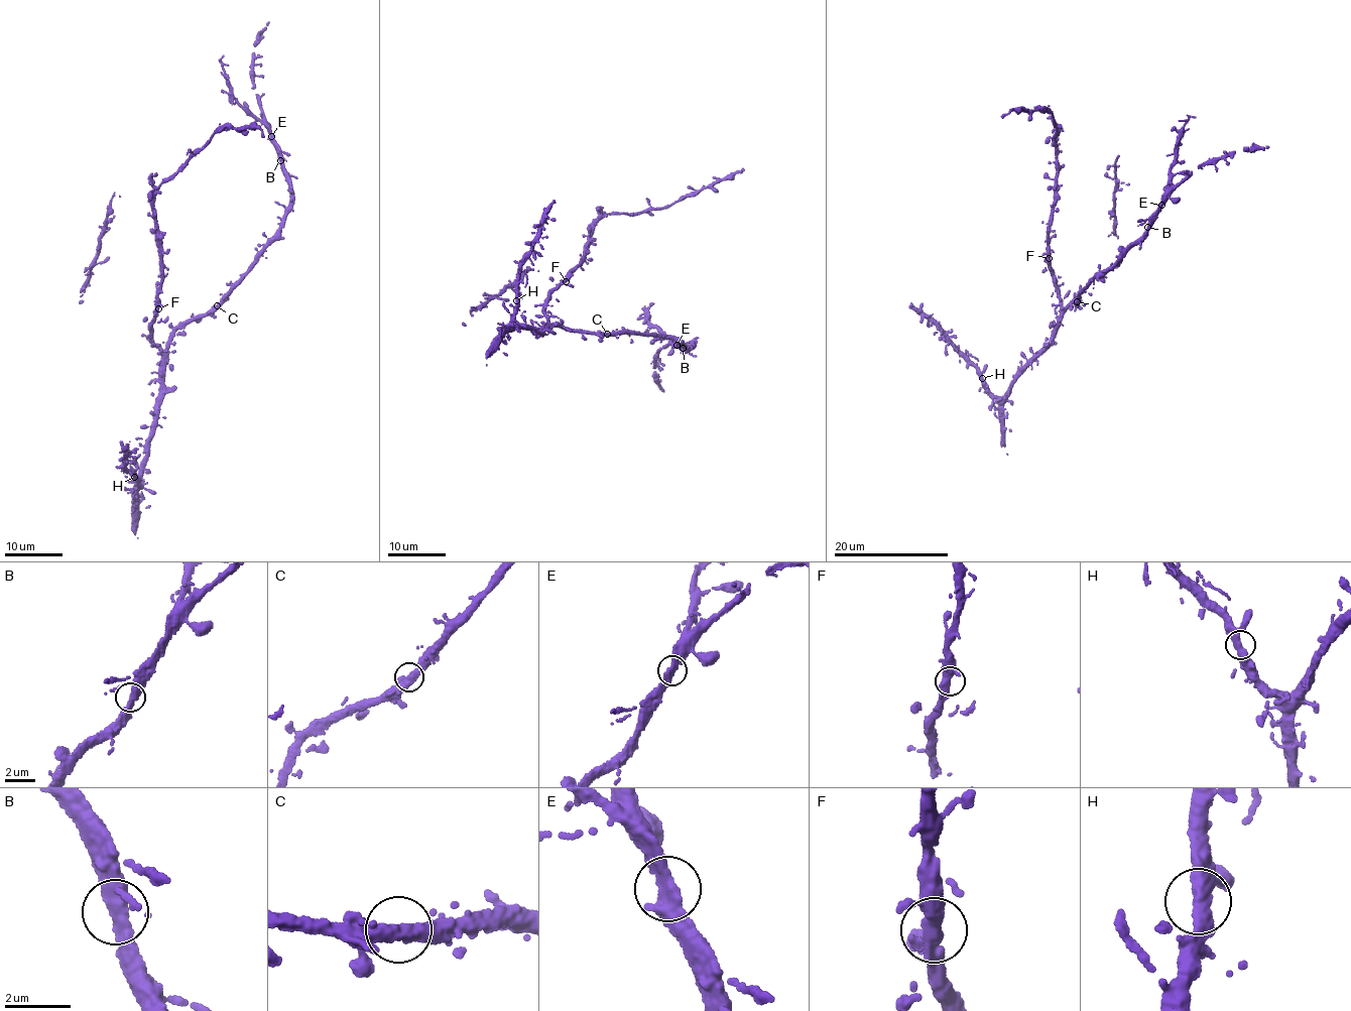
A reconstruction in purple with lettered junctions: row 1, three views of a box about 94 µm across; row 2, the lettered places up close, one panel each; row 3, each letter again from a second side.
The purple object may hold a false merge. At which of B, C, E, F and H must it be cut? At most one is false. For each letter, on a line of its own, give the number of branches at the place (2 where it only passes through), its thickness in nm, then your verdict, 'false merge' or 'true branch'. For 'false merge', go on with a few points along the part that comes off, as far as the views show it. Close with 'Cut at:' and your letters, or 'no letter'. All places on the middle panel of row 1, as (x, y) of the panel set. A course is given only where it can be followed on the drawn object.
B: 2 branches meet; 440 nm thick; true branch
C: 2 branches meet; 420 nm thick; true branch
E: 2 branches meet; 480 nm thick; true branch
F: 2 branches meet; 440 nm thick; true branch
H: 2 branches meet; 460 nm thick; true branch
Cut at: no letter

